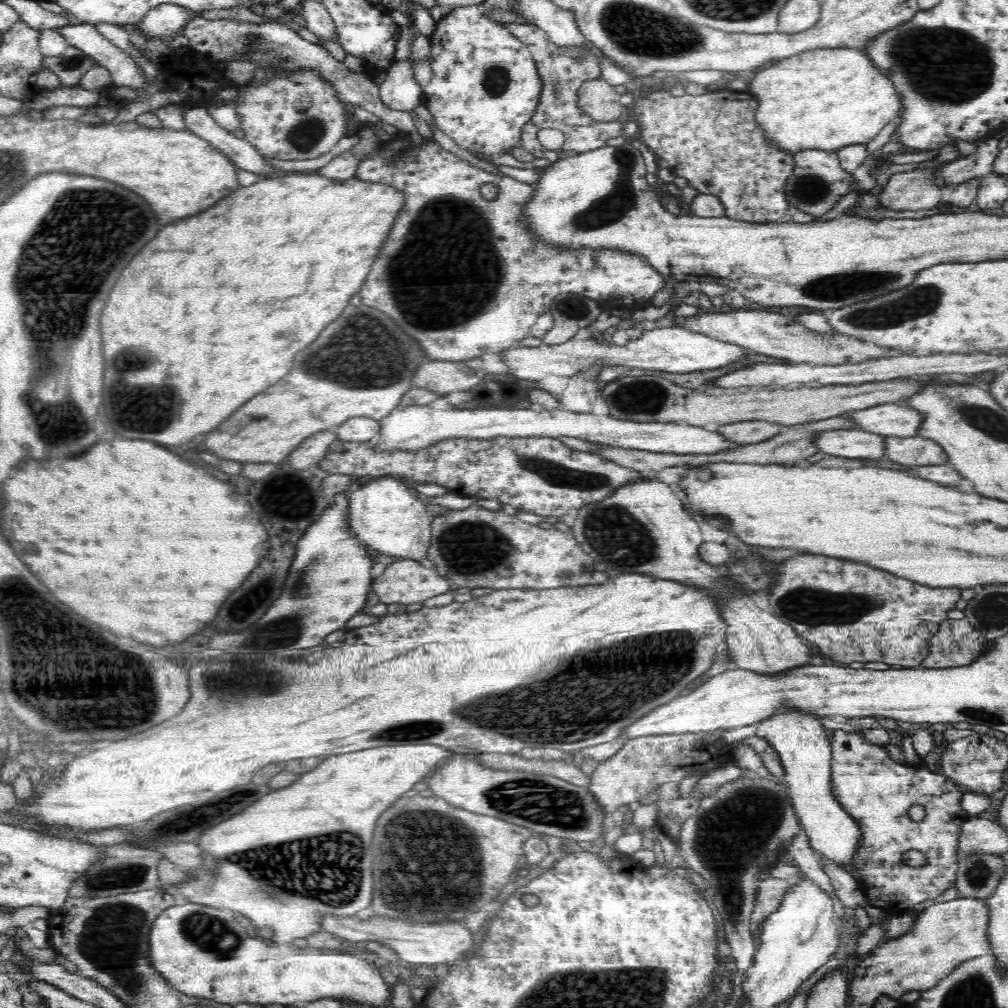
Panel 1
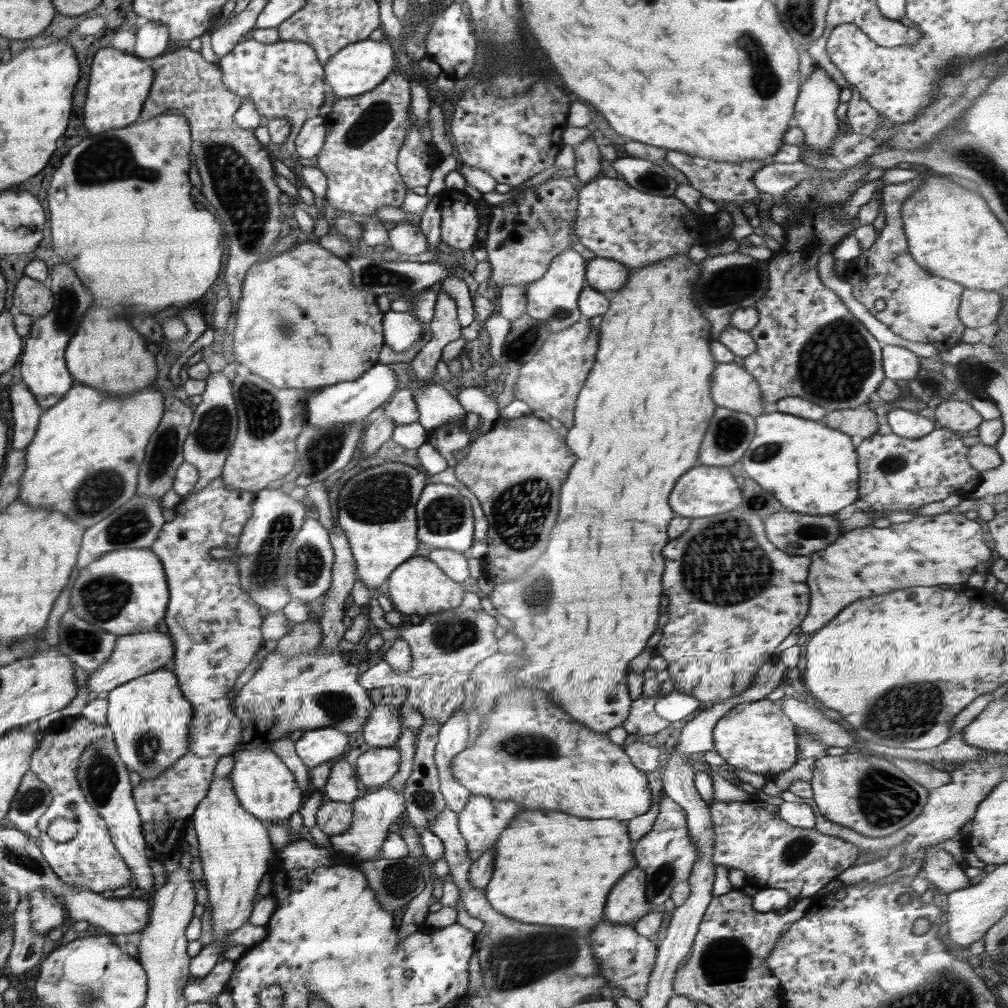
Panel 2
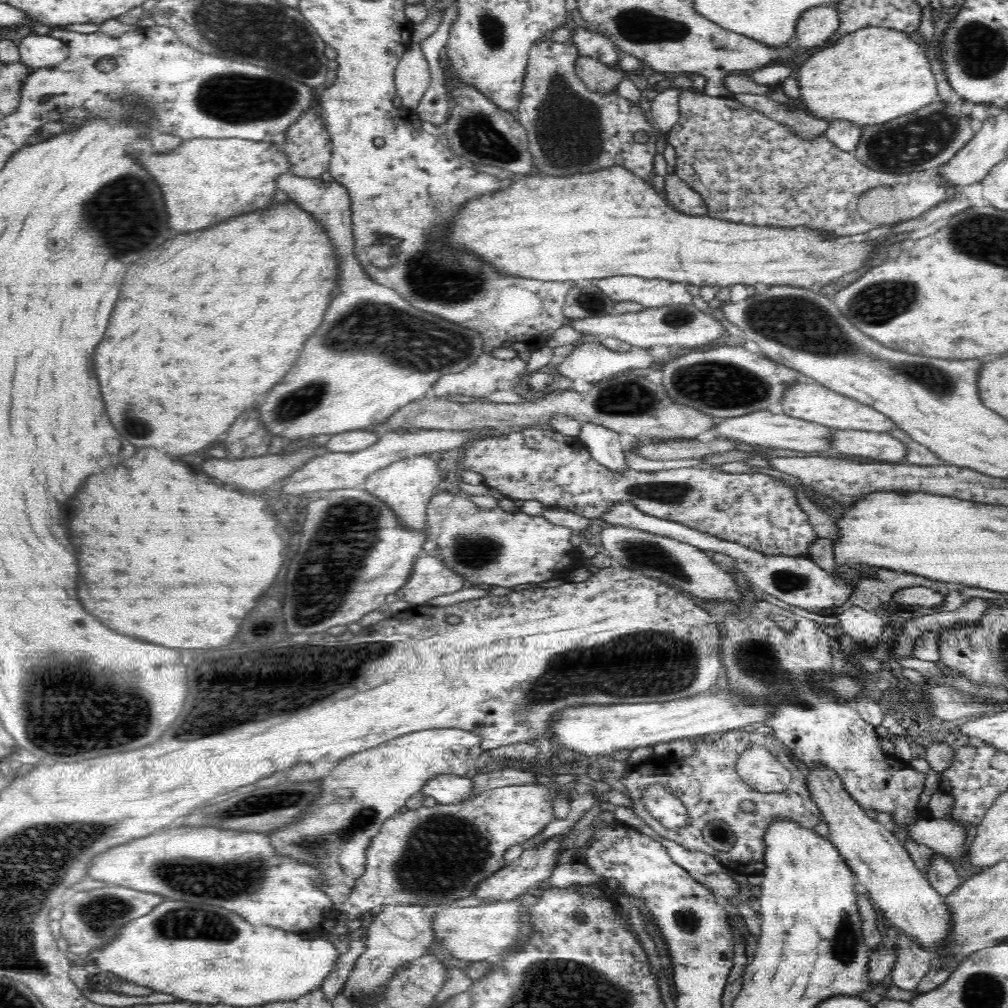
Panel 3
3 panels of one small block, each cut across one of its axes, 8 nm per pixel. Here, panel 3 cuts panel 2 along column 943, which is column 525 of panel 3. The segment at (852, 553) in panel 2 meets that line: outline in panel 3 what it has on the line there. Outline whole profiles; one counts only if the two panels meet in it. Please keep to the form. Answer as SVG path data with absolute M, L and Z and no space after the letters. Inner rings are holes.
M439 490L430 498L428 508L426 508L427 526L435 541L437 549L440 551L436 557L450 567L464 581L472 584L490 584L490 586L518 586L518 584L539 584L555 579L566 579L570 572L581 568L580 554L578 548L570 543L572 529L550 523L540 516L530 516L519 510L506 512L501 507L485 509L476 506L463 493L453 494Z

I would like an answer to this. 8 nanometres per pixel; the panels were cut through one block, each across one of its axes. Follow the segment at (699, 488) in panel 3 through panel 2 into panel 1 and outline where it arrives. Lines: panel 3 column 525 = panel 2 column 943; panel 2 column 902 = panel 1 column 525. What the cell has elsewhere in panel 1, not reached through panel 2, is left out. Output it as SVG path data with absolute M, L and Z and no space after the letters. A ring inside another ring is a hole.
M496 437L496 438L446 438L434 442L424 450L373 450L374 439L366 442L344 442L337 439L318 467L330 474L348 474L360 476L398 477L408 482L438 484L450 492L484 500L498 500L502 505L511 504L518 510L538 516L564 516L572 508L580 509L608 498L620 486L626 486L636 480L644 480L644 474L618 465L598 453L572 450L560 439L552 437Z

